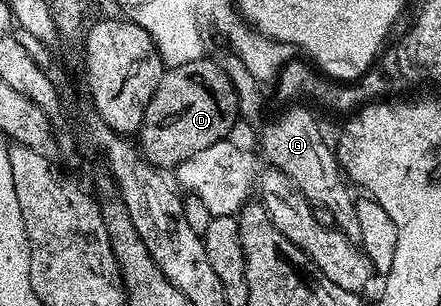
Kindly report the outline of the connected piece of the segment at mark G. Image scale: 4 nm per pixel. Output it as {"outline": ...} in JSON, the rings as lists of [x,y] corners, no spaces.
{"outline":[[[296,103],[285,108],[285,113],[277,115],[264,125],[260,133],[259,152],[273,169],[282,171],[296,186],[299,196],[313,206],[321,205],[330,210],[335,228],[354,242],[360,241],[357,198],[348,190],[349,182],[336,162],[336,155],[330,141],[324,138],[316,117],[303,104]]]}

